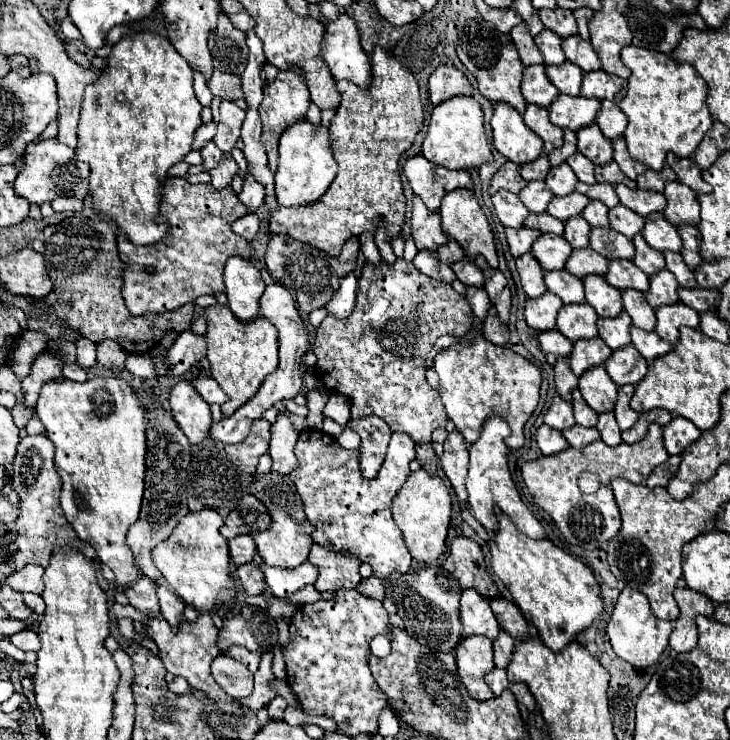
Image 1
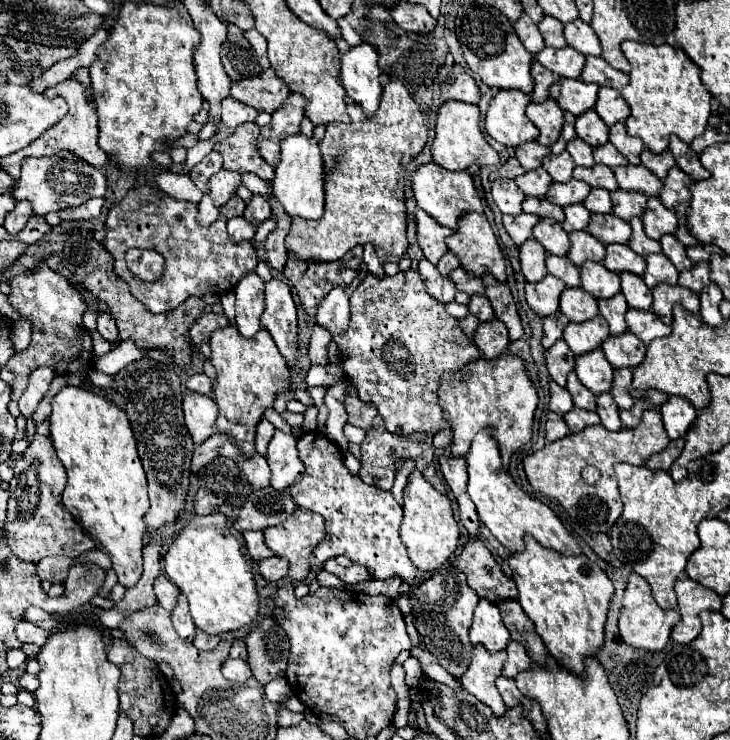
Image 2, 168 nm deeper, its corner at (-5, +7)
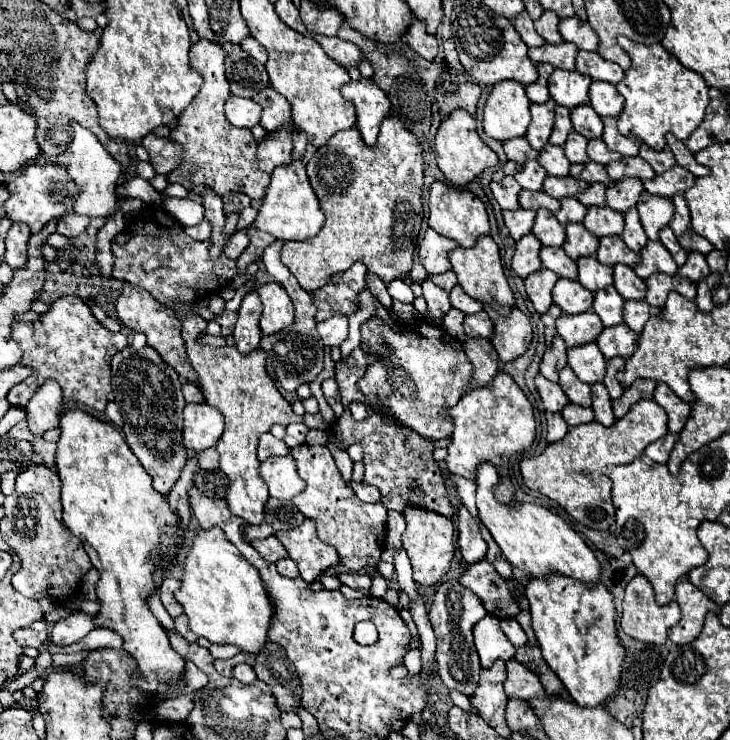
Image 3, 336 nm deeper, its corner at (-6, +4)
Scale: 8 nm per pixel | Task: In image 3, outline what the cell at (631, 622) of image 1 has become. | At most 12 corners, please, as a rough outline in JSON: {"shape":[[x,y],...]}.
{"shape":[[643,575],[625,587],[621,629],[665,643],[681,619],[677,601],[657,605]]}

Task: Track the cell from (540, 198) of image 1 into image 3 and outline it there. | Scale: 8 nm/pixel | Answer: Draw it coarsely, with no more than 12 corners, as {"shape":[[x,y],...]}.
{"shape":[[527,161],[515,173],[523,189],[543,189],[545,169],[537,161]]}

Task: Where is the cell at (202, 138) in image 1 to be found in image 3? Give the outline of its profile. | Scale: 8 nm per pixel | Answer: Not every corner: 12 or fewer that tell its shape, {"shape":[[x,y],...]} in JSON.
{"shape":[[149,133],[141,145],[153,169],[167,175],[179,163],[181,147]]}

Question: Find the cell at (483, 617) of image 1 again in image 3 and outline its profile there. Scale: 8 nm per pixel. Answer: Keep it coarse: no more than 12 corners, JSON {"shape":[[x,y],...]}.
{"shape":[[491,615],[475,625],[483,669],[515,655],[513,643]]}

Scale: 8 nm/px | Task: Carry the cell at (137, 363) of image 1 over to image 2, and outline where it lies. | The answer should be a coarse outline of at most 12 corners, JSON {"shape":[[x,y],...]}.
{"shape":[[132,340],[116,344],[98,358],[96,368],[116,374],[144,352]]}

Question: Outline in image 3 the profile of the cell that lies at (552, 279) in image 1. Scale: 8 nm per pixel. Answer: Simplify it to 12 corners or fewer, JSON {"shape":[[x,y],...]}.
{"shape":[[541,247],[545,269],[577,279],[577,265],[561,247]]}

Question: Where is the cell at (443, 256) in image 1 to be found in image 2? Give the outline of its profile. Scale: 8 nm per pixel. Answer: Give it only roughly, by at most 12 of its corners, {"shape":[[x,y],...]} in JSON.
{"shape":[[446,252],[438,270],[448,276],[450,270],[458,268],[458,256],[454,252]]}

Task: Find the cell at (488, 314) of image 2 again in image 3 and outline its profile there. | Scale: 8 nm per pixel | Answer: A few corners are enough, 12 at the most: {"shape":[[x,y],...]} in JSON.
{"shape":[[485,311],[465,317],[465,335],[491,339],[493,323]]}

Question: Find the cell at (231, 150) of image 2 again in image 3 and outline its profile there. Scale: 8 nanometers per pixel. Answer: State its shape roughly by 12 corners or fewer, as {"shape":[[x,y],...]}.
{"shape":[[215,41],[189,65],[203,85],[169,139],[183,147],[167,175],[187,191],[265,195],[251,131],[233,127]]}

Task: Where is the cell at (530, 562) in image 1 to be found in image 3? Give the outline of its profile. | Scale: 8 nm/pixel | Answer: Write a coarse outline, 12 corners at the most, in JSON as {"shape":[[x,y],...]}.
{"shape":[[531,579],[531,623],[579,707],[621,689],[603,583]]}

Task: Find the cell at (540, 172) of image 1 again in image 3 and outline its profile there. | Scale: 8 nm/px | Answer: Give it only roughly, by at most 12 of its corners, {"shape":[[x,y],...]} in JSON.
{"shape":[[525,137],[503,141],[507,159],[523,165],[537,159]]}

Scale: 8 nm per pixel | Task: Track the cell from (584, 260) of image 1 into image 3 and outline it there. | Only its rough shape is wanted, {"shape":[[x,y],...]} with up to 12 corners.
{"shape":[[567,223],[571,259],[595,255],[599,239],[583,223]]}

